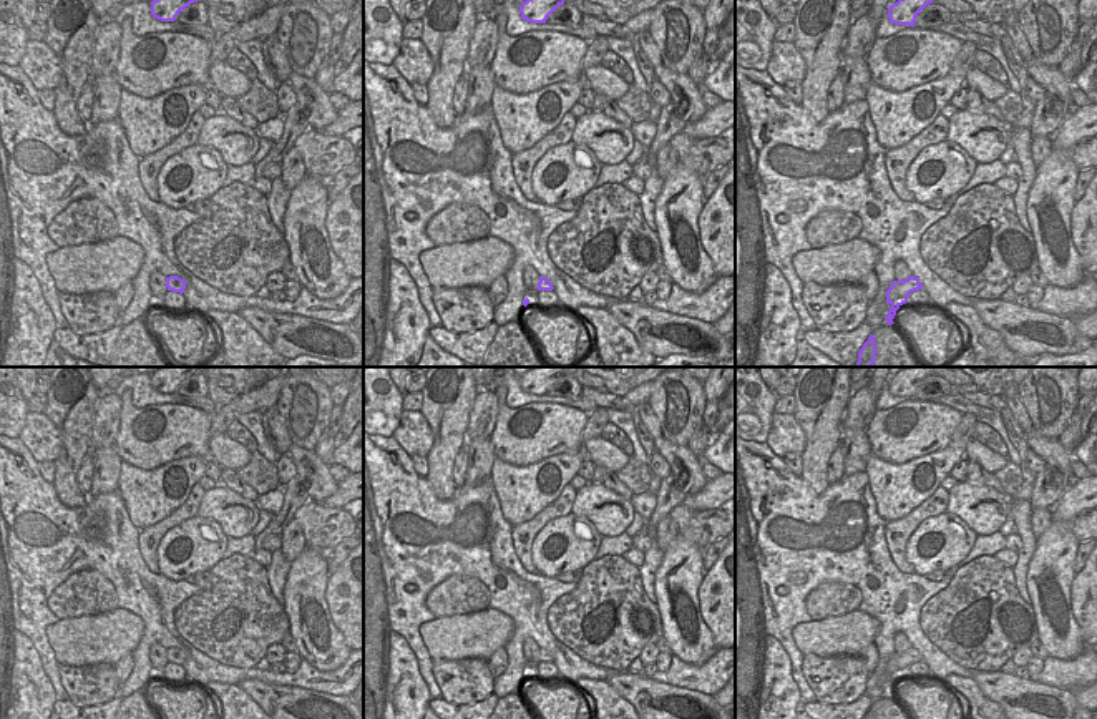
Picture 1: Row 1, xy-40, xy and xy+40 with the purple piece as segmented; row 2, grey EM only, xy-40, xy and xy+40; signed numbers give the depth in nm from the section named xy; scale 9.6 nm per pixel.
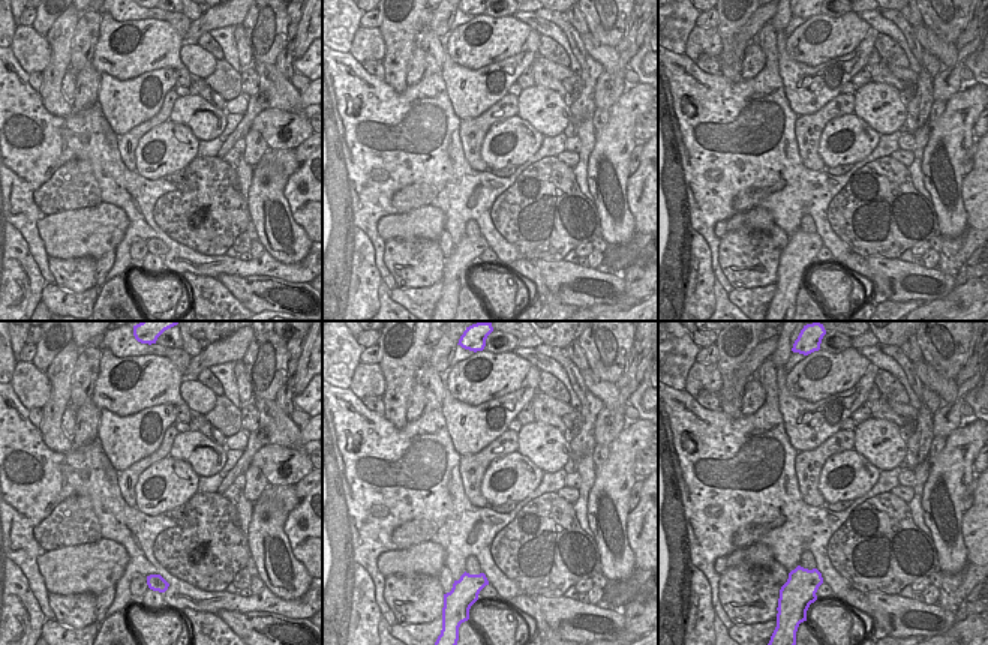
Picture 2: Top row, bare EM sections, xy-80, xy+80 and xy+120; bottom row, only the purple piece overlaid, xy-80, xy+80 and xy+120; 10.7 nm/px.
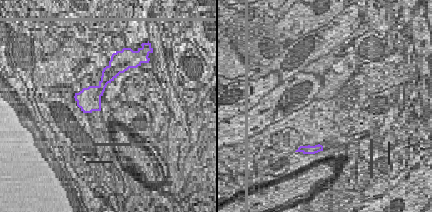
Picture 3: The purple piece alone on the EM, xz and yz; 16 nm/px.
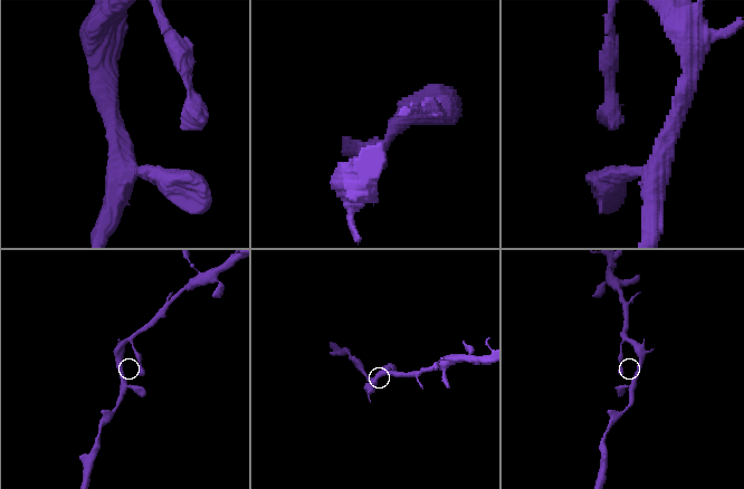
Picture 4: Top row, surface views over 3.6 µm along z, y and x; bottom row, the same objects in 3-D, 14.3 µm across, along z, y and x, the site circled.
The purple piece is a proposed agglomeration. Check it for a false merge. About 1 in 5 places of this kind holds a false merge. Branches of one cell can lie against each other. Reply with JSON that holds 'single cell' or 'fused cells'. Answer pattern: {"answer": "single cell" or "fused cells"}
{"answer": "single cell"}

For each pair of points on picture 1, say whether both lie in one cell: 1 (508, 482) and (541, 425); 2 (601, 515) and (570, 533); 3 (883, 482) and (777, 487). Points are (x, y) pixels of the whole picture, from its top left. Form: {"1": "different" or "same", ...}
{"1": "different", "2": "different", "3": "different"}

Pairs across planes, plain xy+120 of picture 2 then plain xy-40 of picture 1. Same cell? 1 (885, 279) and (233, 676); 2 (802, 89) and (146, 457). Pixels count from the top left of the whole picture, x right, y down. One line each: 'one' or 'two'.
1: two
2: two

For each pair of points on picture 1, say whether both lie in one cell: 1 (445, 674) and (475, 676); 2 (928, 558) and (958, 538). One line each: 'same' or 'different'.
1: same
2: same

